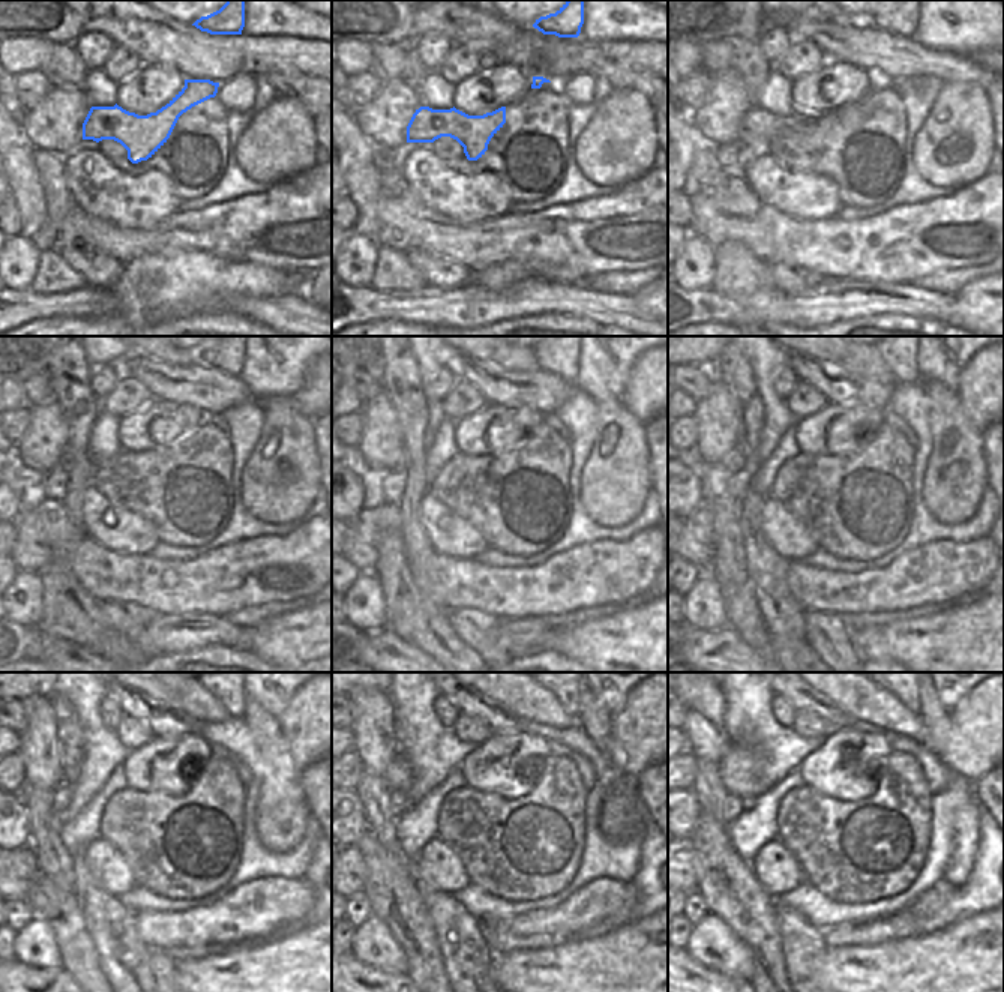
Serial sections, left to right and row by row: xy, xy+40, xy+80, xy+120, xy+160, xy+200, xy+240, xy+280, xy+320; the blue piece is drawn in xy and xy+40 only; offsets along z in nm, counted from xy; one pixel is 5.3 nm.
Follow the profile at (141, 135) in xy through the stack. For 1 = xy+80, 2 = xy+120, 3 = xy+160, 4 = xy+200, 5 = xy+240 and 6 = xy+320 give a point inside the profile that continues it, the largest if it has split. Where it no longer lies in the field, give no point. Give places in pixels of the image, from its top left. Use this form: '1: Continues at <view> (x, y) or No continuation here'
1: Continues at xy+80 (758, 125)
2: Continues at xy+120 (65, 462)
3: Continues at xy+160 (399, 465)
4: Continues at xy+200 (736, 461)
5: Continues at xy+240 (60, 796)
6: Continues at xy+320 (733, 806)

